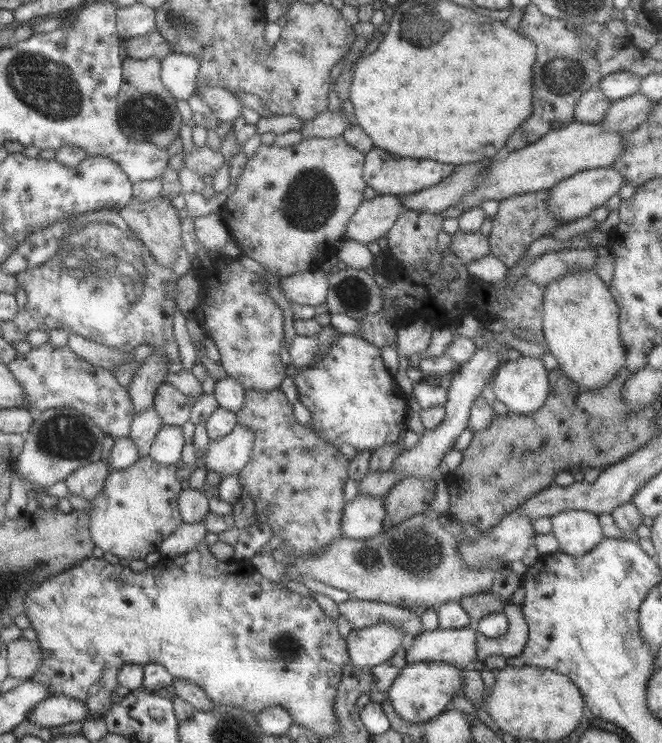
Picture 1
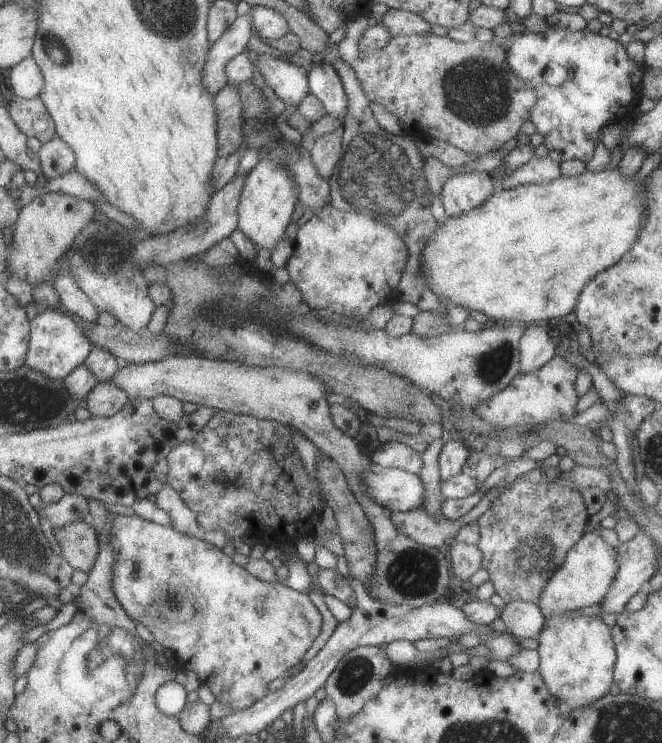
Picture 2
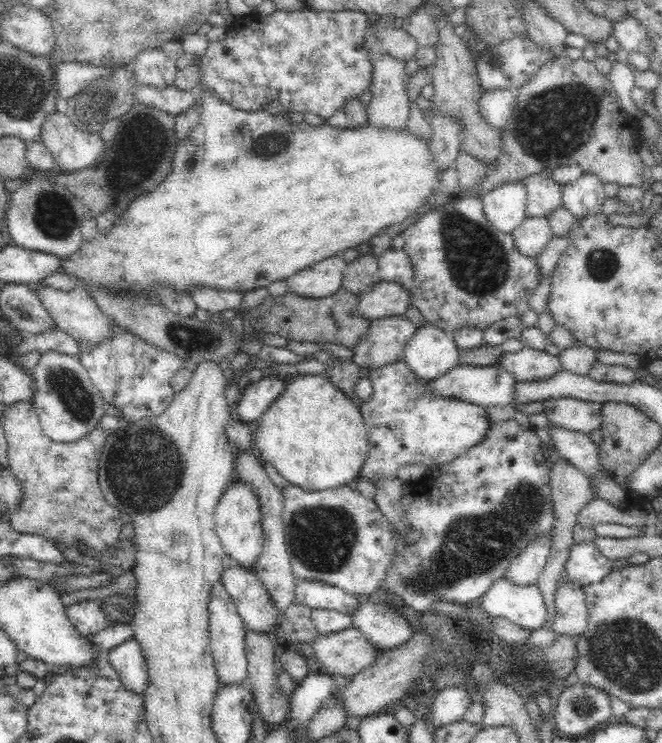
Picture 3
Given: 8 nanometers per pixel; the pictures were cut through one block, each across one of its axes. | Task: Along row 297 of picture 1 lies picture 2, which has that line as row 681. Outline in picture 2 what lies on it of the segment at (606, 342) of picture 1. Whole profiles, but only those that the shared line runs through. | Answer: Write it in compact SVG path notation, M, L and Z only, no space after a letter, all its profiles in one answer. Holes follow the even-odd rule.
M571 612L552 614L545 618L538 641L538 671L546 688L571 710L586 708L610 692L617 654L611 628L601 617L573 616Z

